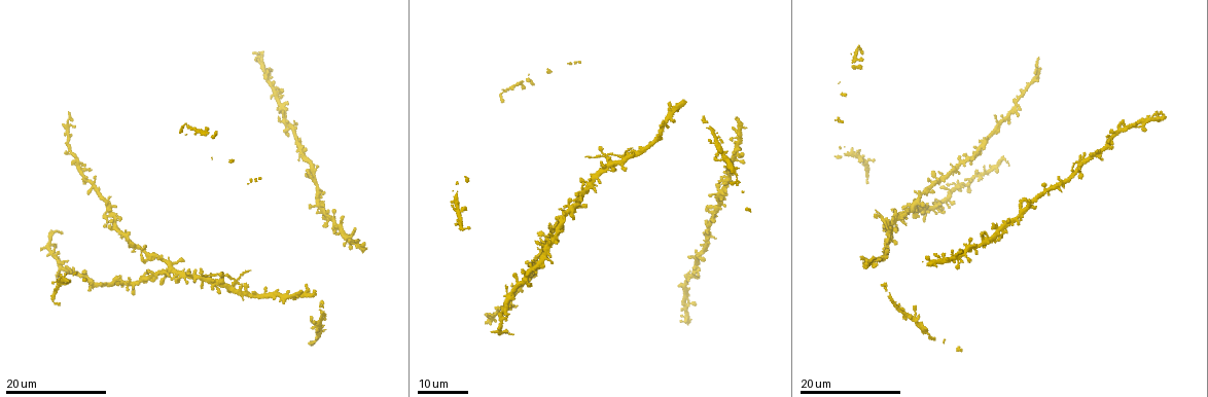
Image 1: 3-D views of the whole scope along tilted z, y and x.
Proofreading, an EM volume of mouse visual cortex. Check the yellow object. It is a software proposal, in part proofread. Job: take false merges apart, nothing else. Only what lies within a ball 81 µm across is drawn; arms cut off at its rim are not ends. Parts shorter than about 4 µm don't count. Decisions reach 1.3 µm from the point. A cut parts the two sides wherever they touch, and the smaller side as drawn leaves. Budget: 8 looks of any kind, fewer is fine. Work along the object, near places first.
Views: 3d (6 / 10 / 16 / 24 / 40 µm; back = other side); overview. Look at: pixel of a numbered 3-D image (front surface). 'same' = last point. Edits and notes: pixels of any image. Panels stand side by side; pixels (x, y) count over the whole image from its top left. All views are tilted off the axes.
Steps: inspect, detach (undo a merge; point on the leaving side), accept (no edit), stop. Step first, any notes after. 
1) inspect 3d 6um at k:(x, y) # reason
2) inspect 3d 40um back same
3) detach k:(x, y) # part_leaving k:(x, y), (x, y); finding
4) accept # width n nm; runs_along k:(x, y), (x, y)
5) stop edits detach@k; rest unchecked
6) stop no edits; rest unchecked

inspect 3d 16um at 1:(167, 267) # looks like a crossing

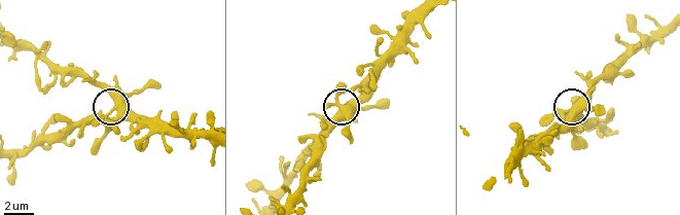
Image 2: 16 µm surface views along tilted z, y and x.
inspect 3d 6um at 2:(572, 108)

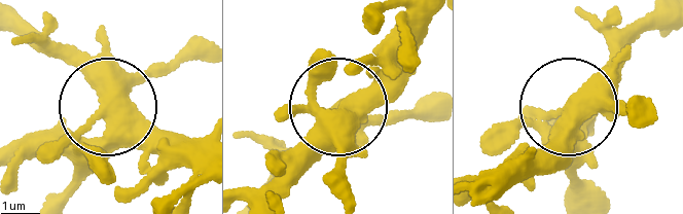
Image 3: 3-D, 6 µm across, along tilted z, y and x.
accept # width 390 nm; one cell here

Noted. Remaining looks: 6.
inspect 3d 24um at 1:(527, 274)

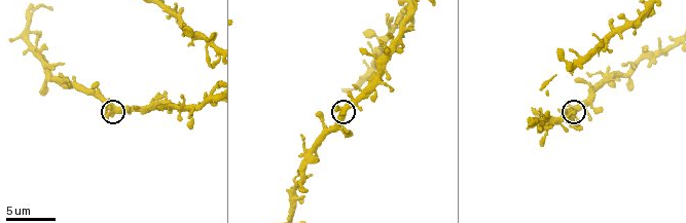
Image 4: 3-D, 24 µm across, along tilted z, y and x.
inspect 3d 6um at 4:(578, 109) # zoom in

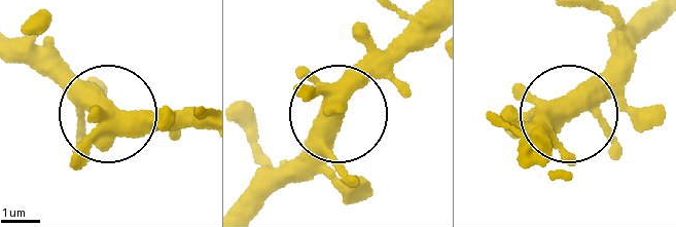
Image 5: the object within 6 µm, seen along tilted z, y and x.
inspect 3d 6um back at 5:(566, 110)

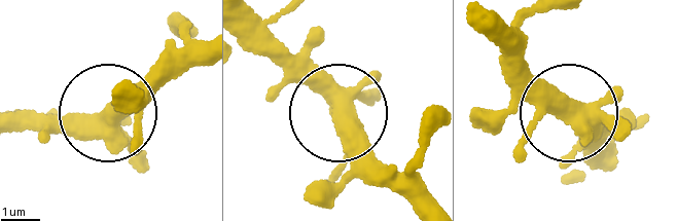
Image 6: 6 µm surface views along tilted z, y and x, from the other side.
accept # arms 4; runs_along 6:(263, 17), (332, 98), (340, 145), (365, 184); continuous, no second cell

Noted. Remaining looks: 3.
inspect 3d 10um at 4:(377, 60) # branch point

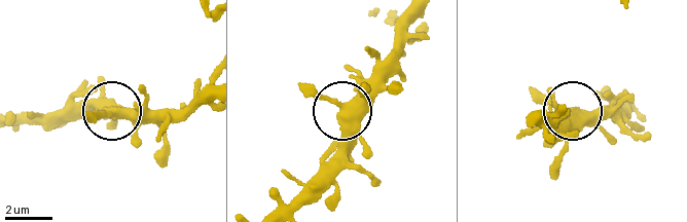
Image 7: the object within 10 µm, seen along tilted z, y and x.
accept # runs_along 7:(207, 97), (184, 107), (124, 107), (95, 118), (85, 112); all the same cell

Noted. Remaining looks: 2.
inspect 3d 16um at 1:(67, 125) # calibre changes

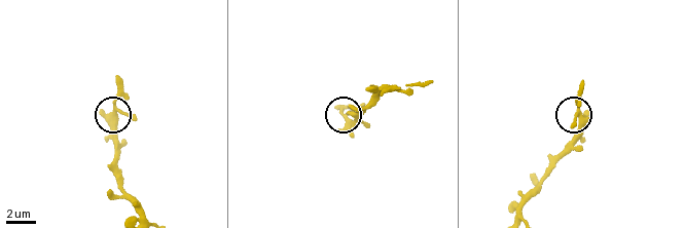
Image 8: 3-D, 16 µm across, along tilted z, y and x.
inspect 3d 10um at 8:(582, 116)

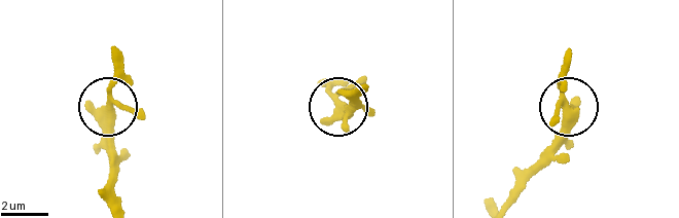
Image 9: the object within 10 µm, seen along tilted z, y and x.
accept # runs_along 9:(116, 202), (108, 137), (115, 53); one cell here

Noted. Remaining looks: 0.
stop no edits; rest unchecked

